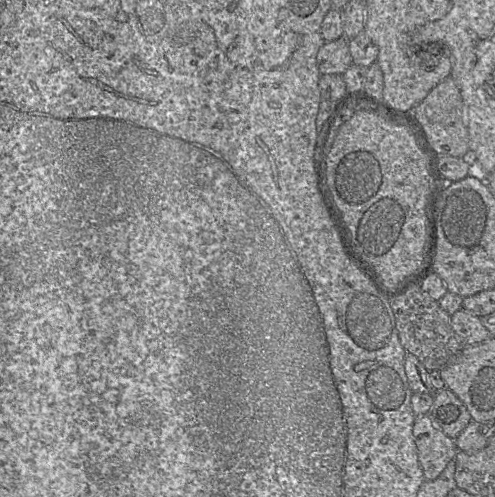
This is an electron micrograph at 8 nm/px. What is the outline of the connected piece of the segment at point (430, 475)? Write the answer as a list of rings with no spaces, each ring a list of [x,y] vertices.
[[[428,414],[416,417],[413,437],[424,479],[435,480],[456,457],[458,449],[455,440],[436,428]]]

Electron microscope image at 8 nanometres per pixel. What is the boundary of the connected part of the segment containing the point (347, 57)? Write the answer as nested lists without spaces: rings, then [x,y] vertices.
[[[343,36],[325,42],[317,54],[317,66],[321,75],[342,75],[353,64],[349,43]]]

